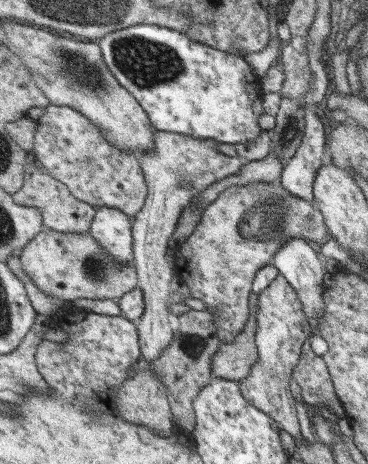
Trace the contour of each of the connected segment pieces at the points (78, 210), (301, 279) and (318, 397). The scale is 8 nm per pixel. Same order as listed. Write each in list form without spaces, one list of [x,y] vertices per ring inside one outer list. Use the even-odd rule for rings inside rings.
[[[31,153],[25,155],[25,160],[28,181],[22,185],[21,189],[17,189],[17,192],[13,192],[13,197],[11,197],[13,202],[21,206],[38,208],[44,216],[45,224],[51,230],[75,234],[87,232],[96,214],[96,208],[80,202],[80,199],[73,196],[62,182],[42,170]]]
[[[293,237],[285,242],[285,246],[276,250],[272,265],[296,290],[302,311],[310,326],[308,332],[311,335],[317,333],[318,316],[321,316],[324,305],[321,304],[319,286],[323,278],[323,268],[317,254],[305,240]]]
[[[309,338],[301,345],[301,354],[293,367],[291,379],[298,384],[303,402],[313,406],[321,404],[328,410],[333,408],[335,416],[345,417],[343,407],[336,397],[331,375],[321,356],[316,356],[311,351]]]

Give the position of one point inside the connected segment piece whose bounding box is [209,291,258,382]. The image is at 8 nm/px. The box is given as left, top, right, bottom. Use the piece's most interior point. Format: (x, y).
(232, 361)

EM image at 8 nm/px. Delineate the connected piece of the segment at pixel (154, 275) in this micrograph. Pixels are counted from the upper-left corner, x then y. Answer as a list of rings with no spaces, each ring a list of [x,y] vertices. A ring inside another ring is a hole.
[[[159,131],[155,133],[153,150],[141,153],[140,165],[143,167],[147,197],[140,213],[132,221],[132,262],[138,274],[138,289],[143,292],[144,312],[137,326],[140,334],[141,358],[146,361],[157,359],[171,340],[171,330],[167,326],[167,302],[171,266],[165,262],[167,240],[178,221],[181,209],[191,202],[191,198],[207,189],[214,182],[239,173],[244,160],[223,155],[217,149],[217,142],[189,138],[183,134]]]

